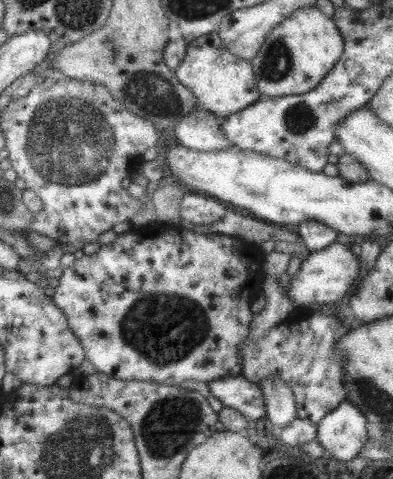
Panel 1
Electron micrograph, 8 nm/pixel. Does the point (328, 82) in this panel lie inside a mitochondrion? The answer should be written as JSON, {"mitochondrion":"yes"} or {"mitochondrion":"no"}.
{"mitochondrion":"no"}

